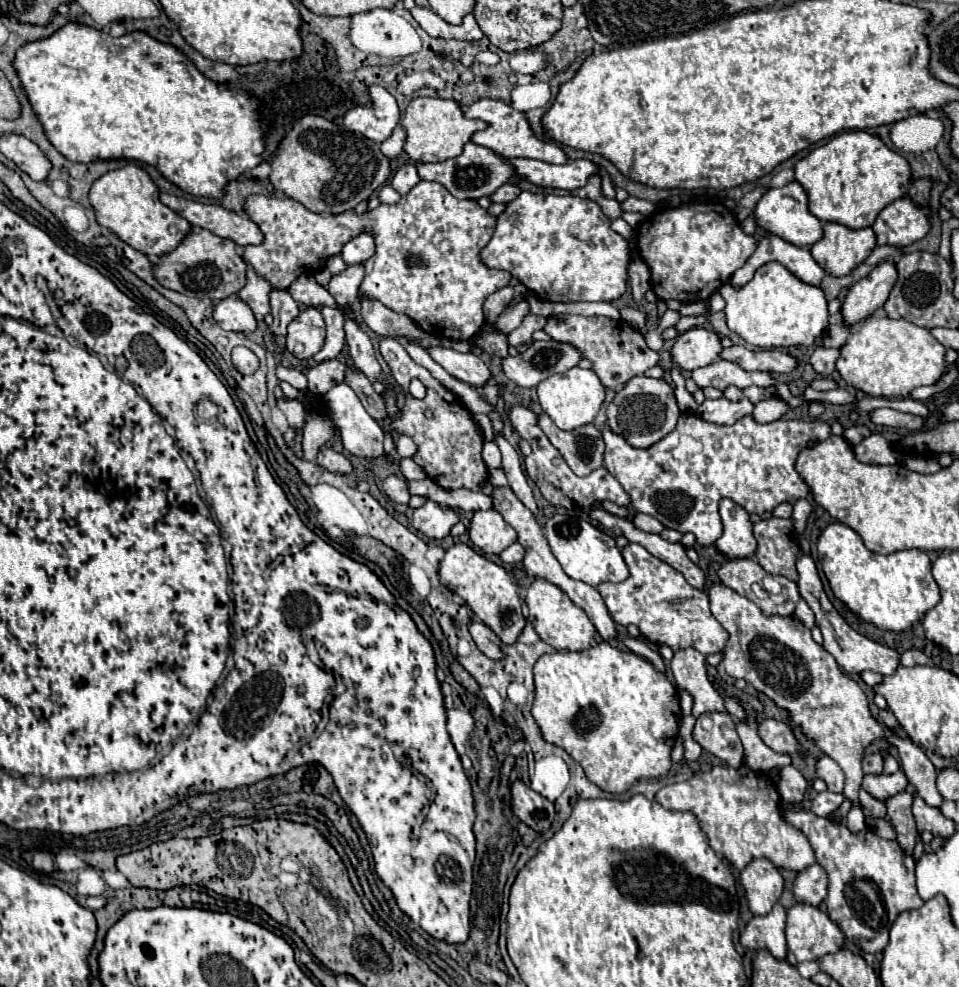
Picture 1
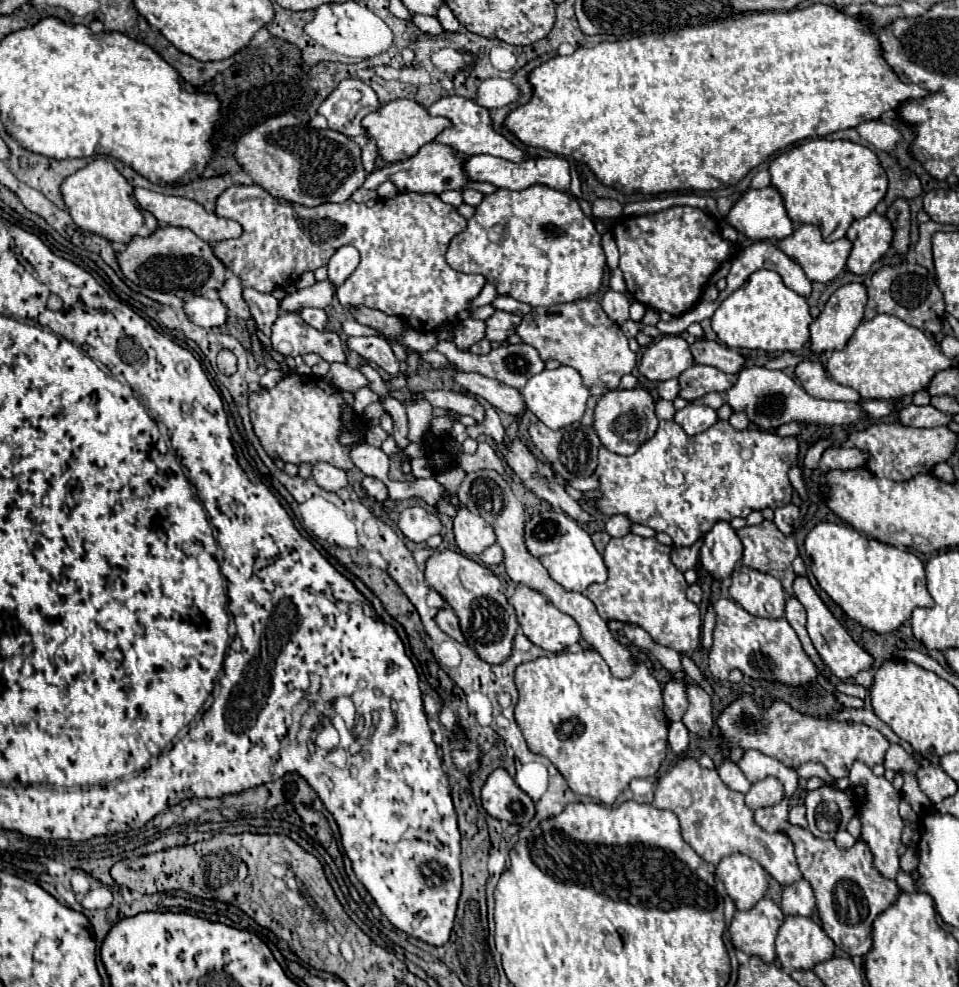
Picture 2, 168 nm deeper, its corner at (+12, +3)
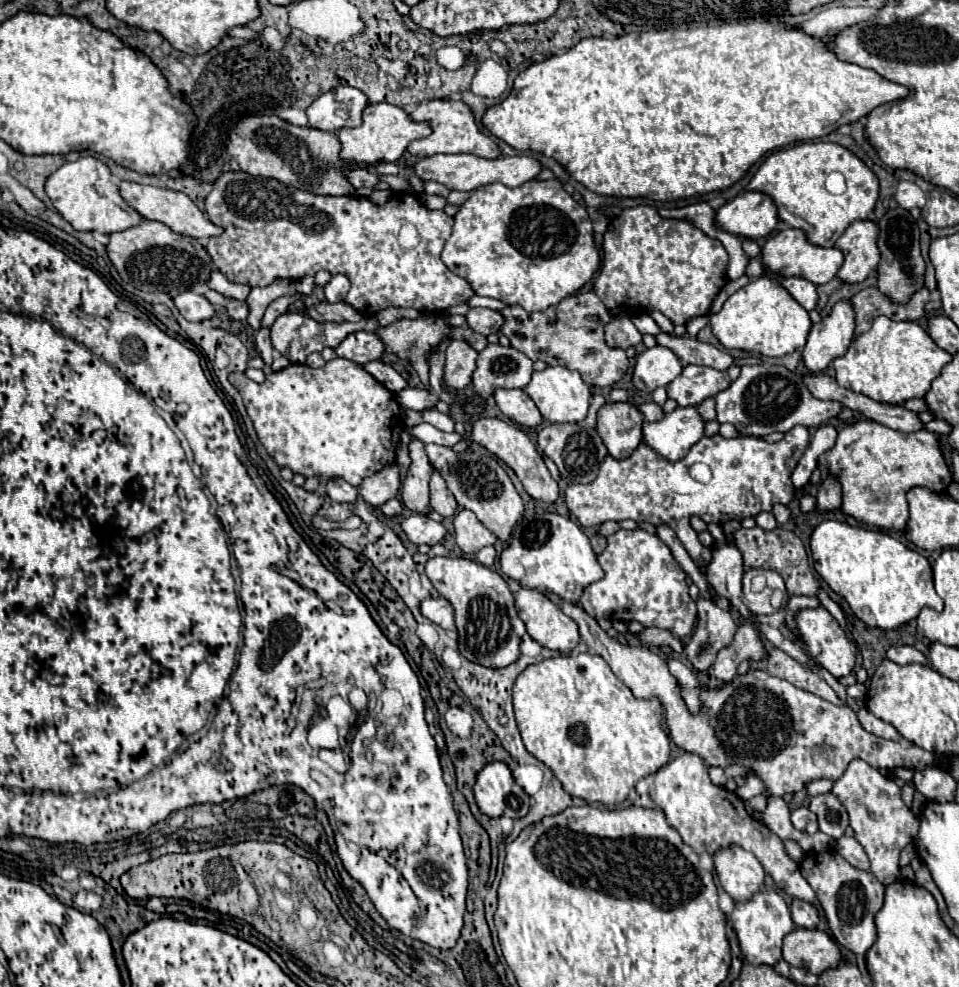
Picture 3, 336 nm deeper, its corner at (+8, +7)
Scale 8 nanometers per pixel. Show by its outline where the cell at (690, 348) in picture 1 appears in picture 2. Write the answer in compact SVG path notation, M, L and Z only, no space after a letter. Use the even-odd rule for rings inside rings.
M663 336L659 342L651 344L645 350L639 372L651 382L663 382L677 378L691 364L693 356L687 340L683 340L681 336Z

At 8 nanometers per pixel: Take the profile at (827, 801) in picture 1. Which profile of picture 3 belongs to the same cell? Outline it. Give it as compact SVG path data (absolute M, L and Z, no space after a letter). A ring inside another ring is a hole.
M797 808L797 810L793 810L791 812L791 822L793 822L793 826L797 828L797 830L803 830L803 832L807 832L807 834L813 834L813 832L817 832L817 818L815 818L815 814L809 810L809 808Z

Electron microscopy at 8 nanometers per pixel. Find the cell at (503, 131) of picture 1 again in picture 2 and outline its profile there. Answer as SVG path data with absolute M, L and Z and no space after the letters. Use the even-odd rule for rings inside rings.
M447 96L447 98L441 98L437 100L433 106L427 108L427 112L431 116L445 116L451 120L451 128L445 128L437 138L435 142L439 144L445 144L449 148L453 148L457 154L463 154L463 156L473 156L473 154L489 154L489 156L497 156L497 158L505 158L509 162L521 162L525 160L525 154L515 148L507 138L503 138L501 134L497 134L491 126L491 116L489 116L489 110L475 104L473 100L467 100L467 98L461 98L461 96Z

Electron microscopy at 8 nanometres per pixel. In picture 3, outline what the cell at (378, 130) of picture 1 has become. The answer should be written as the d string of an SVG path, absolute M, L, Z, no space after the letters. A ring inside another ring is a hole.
M337 86L325 94L321 94L309 108L309 126L337 132L341 128L361 126L361 116L365 106L369 104L367 96L353 86Z

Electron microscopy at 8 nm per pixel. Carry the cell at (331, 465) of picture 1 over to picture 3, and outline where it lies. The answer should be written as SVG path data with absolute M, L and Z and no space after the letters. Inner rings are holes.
M329 478L325 484L325 492L331 500L337 502L353 502L357 498L357 488L345 482L343 478Z

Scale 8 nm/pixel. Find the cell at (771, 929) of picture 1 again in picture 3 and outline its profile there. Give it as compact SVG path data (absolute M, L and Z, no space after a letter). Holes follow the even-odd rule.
M767 890L757 892L749 902L737 902L735 910L731 912L731 922L741 944L741 952L745 954L747 962L755 966L757 964L775 966L781 960L783 936L795 928L785 900L777 892L767 892Z

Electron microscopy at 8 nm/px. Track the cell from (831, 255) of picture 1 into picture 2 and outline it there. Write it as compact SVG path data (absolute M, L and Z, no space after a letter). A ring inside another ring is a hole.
M811 224L797 226L791 236L775 242L805 270L807 278L813 282L833 280L845 268L851 252L851 242L847 238L825 242L819 228Z

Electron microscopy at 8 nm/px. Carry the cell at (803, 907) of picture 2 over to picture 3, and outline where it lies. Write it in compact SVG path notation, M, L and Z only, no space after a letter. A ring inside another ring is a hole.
M793 898L793 902L791 902L789 908L791 908L793 922L799 928L815 928L819 924L819 912L817 912L817 908L811 902Z

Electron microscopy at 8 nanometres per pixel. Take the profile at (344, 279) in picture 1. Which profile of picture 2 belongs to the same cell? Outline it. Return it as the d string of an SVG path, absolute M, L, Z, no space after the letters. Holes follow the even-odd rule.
M327 280L323 282L315 282L313 286L309 288L303 288L303 290L297 290L295 294L289 294L281 300L281 306L279 310L281 312L299 312L301 308L305 306L311 306L311 308L325 308L331 298L335 294L335 286L331 286Z

